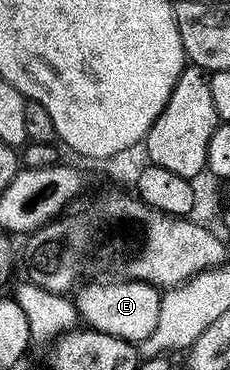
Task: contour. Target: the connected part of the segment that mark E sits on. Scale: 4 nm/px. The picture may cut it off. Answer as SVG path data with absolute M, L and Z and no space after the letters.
M107 279L102 283L84 284L74 294L73 302L84 326L132 343L142 343L157 328L157 315L161 315L160 296L156 286L144 281Z

